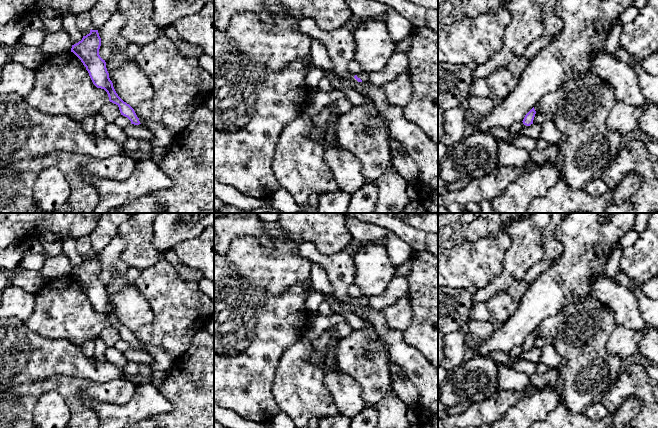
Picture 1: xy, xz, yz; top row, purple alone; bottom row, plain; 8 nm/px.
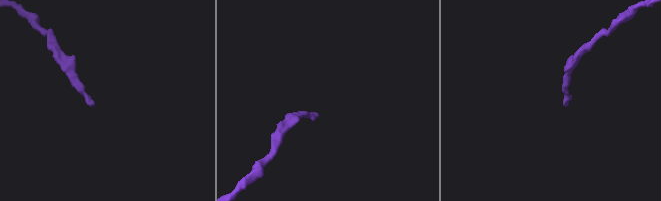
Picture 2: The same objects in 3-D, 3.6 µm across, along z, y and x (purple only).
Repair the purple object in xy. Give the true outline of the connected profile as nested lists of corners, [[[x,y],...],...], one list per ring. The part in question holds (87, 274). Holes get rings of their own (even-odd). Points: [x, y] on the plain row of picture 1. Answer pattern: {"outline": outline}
{"outline": [[[90,254],[90,257],[83,260],[82,264],[72,269],[73,276],[86,291],[93,308],[97,312],[104,313],[109,321],[109,325],[119,331],[121,339],[127,341],[131,348],[141,348],[134,333],[124,326],[116,317],[113,307],[109,302],[106,286],[99,279],[101,262],[98,254]]]}

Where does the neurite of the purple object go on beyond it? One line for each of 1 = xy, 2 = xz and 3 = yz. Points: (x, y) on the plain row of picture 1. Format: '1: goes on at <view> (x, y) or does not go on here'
1: does not go on here
2: goes on at xz (363, 299)
3: does not go on here

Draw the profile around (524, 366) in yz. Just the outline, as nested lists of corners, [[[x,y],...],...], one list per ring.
[[[519,360],[514,364],[514,368],[518,372],[522,372],[528,375],[532,375],[536,372],[537,364],[527,361],[527,360]]]

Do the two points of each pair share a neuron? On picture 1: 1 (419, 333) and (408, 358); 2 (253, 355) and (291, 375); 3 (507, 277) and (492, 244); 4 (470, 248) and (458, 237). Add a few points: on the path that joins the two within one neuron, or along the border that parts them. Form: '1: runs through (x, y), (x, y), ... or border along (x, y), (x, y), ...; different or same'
1: border along (402, 332), (403, 339), (412, 345), (427, 361); different
2: border along (288, 347), (278, 363), (271, 391); different
3: border along (511, 244), (505, 254), (502, 270), (487, 284); different
4: border along (486, 236), (471, 241), (463, 241), (448, 249); different

